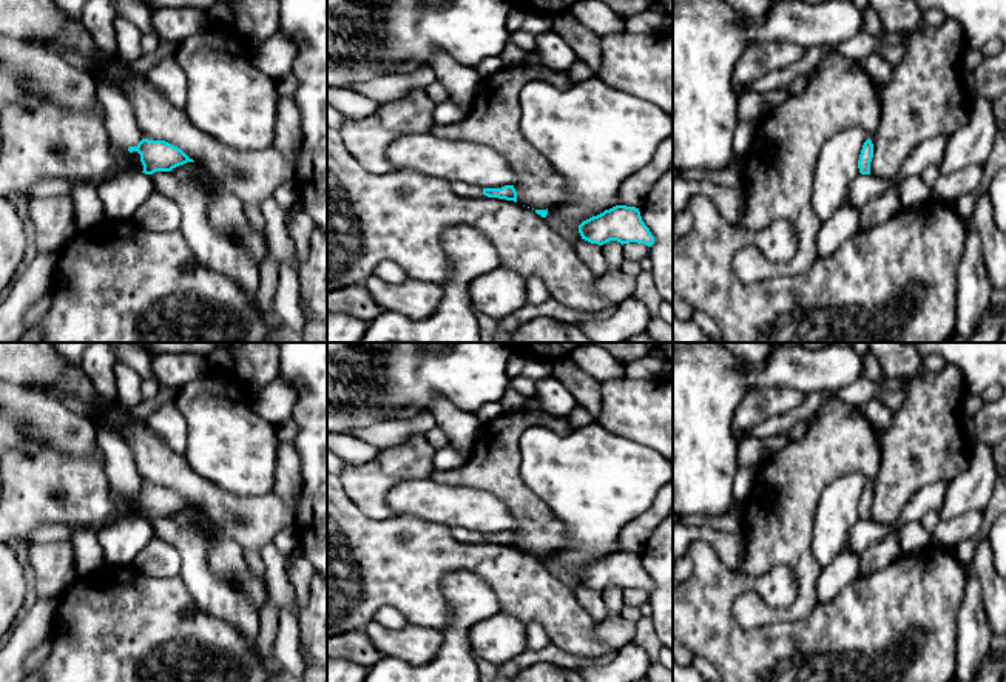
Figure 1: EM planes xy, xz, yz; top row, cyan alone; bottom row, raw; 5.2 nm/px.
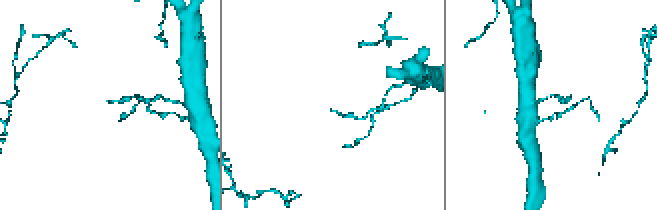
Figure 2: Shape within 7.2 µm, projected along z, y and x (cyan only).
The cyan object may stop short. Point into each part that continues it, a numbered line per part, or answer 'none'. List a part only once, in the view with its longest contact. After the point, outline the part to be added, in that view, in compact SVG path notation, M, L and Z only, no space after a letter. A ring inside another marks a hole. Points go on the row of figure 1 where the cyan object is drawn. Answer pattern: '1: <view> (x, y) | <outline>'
1: xy (136, 167) | M133 151L131 154L134 157L134 164L128 170L128 173L142 173L143 171L143 167L140 164L140 154L137 151Z

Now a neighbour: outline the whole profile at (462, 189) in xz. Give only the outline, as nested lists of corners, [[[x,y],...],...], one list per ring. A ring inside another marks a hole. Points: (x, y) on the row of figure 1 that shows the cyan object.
[[[452,182],[451,188],[455,194],[461,196],[461,198],[483,198],[483,188],[475,187],[475,185],[469,185],[466,182]]]

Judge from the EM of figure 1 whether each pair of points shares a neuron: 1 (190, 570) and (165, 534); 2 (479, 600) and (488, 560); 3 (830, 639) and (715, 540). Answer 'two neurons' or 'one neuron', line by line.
1: one neuron
2: two neurons
3: two neurons

